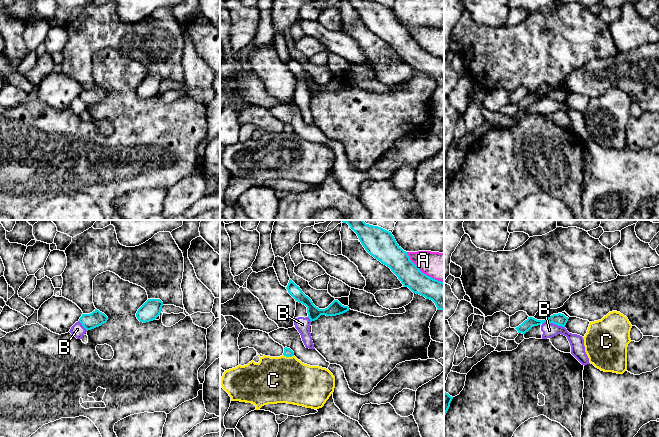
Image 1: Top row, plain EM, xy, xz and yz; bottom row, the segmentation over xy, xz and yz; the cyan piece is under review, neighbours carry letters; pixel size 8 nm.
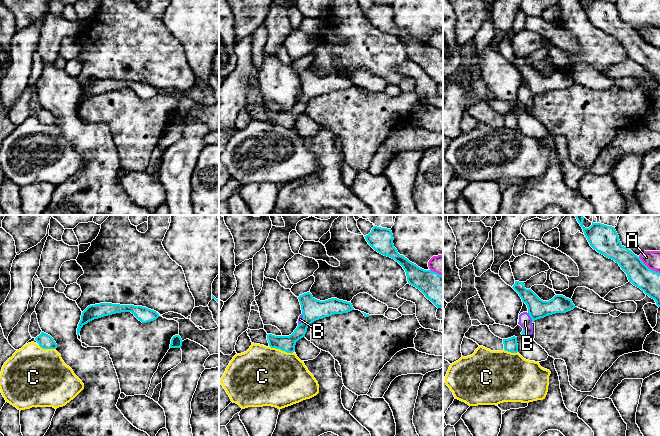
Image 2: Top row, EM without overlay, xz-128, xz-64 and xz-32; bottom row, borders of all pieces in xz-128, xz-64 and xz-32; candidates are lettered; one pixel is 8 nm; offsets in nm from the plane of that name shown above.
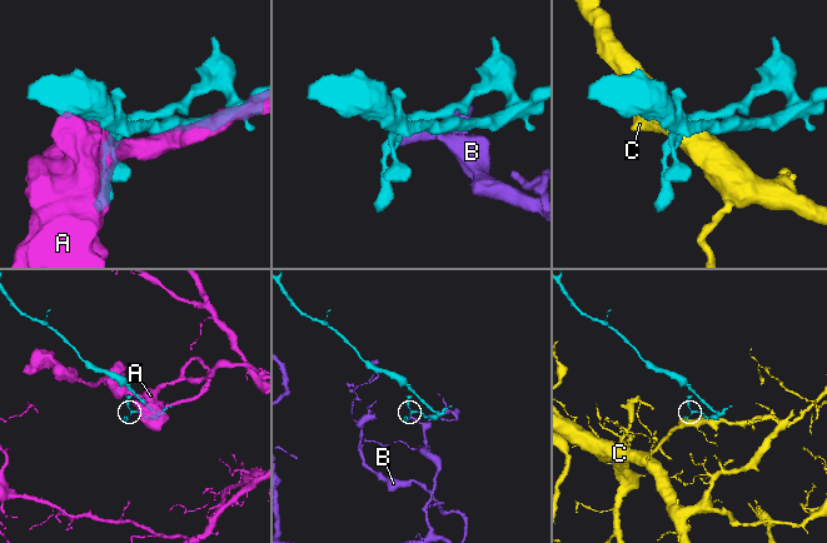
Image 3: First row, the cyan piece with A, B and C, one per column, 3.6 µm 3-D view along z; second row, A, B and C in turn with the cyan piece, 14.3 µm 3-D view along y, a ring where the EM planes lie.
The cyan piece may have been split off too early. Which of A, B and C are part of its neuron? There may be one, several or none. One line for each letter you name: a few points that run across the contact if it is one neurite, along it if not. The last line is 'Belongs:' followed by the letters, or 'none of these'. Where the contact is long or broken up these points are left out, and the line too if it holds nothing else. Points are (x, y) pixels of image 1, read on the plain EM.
Belongs: none of these

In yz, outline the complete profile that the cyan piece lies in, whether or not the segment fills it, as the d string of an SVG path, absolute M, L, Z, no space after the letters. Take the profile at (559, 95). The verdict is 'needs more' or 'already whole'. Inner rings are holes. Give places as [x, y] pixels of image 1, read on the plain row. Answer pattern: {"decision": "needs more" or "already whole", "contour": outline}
{"decision": "already whole", "contour": "M558 89L558 90L553 90L546 94L545 96L537 96L533 93L528 93L527 96L525 96L521 101L516 103L515 105L518 107L518 109L525 110L528 108L532 103L538 102L543 100L544 98L549 98L556 100L558 102L565 103L568 93L566 93L564 90Z"}

